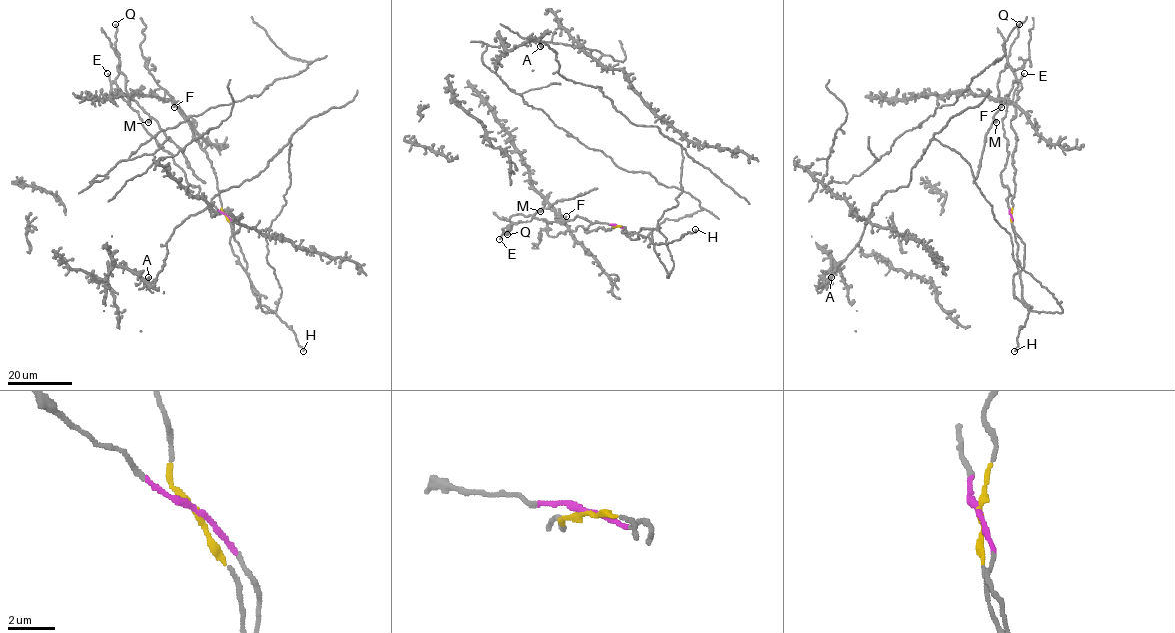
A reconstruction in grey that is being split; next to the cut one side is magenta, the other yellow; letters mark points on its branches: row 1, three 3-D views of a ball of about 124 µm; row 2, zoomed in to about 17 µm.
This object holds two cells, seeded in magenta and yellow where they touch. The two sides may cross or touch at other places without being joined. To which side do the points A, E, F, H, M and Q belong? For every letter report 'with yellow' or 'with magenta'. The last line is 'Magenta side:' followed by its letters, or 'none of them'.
A: with yellow
E: with magenta
F: with yellow
H: with magenta
M: with magenta
Q: with magenta
Magenta side: E, H, M, Q

